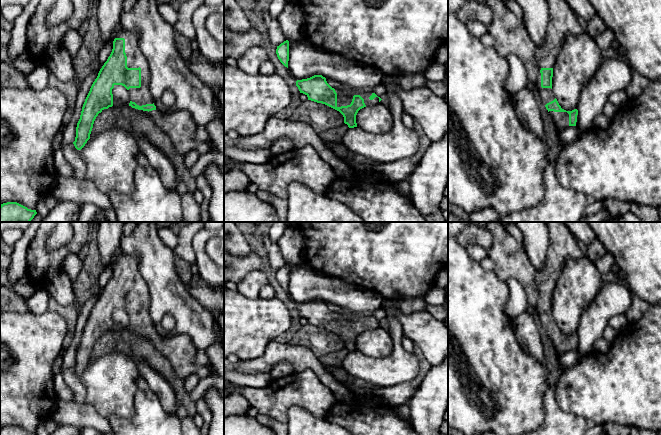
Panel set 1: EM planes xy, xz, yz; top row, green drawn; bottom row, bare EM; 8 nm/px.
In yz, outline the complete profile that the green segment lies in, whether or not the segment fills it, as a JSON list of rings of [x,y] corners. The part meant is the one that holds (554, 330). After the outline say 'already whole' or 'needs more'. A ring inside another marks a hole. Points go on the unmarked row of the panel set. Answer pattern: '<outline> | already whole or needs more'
[[[545,222],[549,230],[550,245],[542,270],[536,271],[535,282],[539,298],[535,311],[540,322],[559,354],[576,350],[578,334],[566,335],[561,332],[552,314],[553,290],[569,260],[579,260],[583,252],[564,222]]] | needs more

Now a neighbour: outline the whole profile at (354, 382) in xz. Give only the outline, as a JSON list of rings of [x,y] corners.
[[[349,375],[349,381],[350,382],[348,384],[347,383],[343,383],[343,384],[351,392],[354,392],[356,387],[376,387],[373,384],[370,384],[370,383],[364,381],[364,380],[355,378],[355,377],[351,376],[351,375]]]

